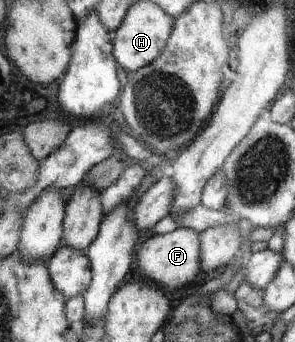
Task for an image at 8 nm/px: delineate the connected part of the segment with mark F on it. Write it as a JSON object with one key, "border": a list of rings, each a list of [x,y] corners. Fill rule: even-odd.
{"border":[[[180,227],[163,235],[150,237],[141,246],[138,246],[136,252],[137,264],[142,270],[142,274],[166,291],[178,290],[178,288],[192,284],[202,272],[199,234],[191,228]]]}

